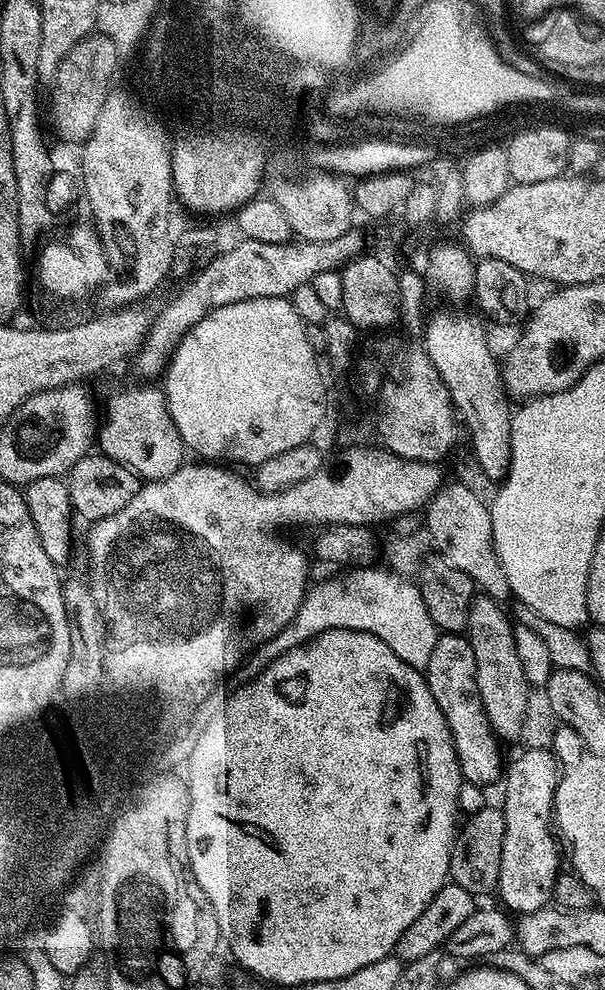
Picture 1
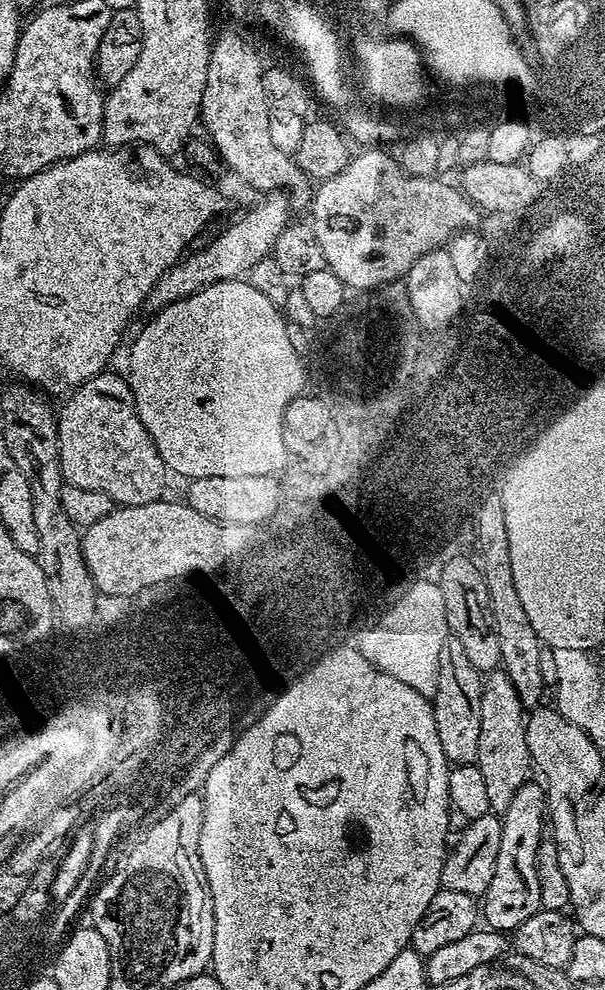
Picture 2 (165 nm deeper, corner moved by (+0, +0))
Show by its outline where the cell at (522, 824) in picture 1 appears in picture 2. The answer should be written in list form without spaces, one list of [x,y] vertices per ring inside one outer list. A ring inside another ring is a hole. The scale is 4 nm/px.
[[[529,782],[522,785],[502,814],[502,842],[498,846],[498,862],[494,866],[494,878],[490,878],[490,886],[482,897],[482,920],[488,923],[485,925],[493,932],[515,933],[522,922],[526,922],[526,918],[541,911],[536,859],[538,846],[546,832],[546,792],[537,784]]]

